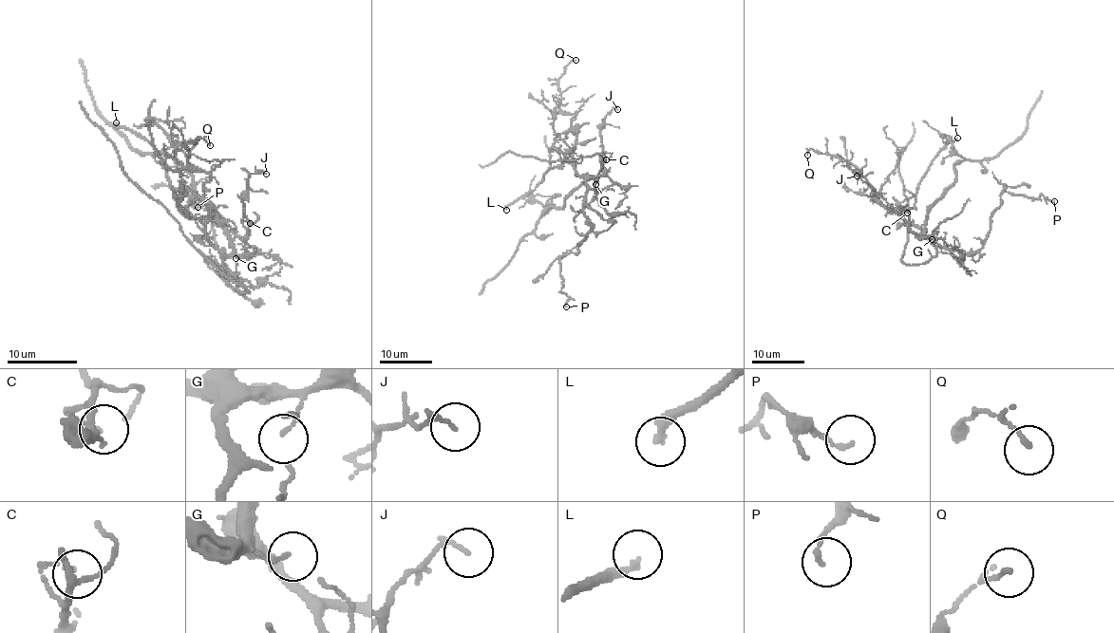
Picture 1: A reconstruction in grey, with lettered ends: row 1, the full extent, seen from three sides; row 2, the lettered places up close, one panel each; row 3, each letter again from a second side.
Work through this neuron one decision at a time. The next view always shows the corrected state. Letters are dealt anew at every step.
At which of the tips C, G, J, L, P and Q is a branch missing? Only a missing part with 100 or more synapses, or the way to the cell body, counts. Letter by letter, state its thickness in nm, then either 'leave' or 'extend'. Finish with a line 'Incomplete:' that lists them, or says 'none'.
C: 80 nm thick; leave
G: 110 nm thick; leave
J: 130 nm thick; leave
L: 260 nm thick; leave
P: 120 nm thick; leave
Q: 130 nm thick; leave
Incomplete: none

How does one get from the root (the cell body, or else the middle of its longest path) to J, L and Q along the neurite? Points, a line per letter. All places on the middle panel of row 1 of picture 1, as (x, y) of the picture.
J: (586, 181), (602, 174), (605, 153), (600, 129), (603, 119), (613, 108), (617, 109)
L: (586, 181), (575, 171), (572, 154), (561, 164), (552, 167), (533, 191), (513, 201), (506, 210)
Q: (586, 181), (575, 169), (575, 133), (572, 119), (575, 114), (565, 114), (560, 108), (558, 80), (575, 60)

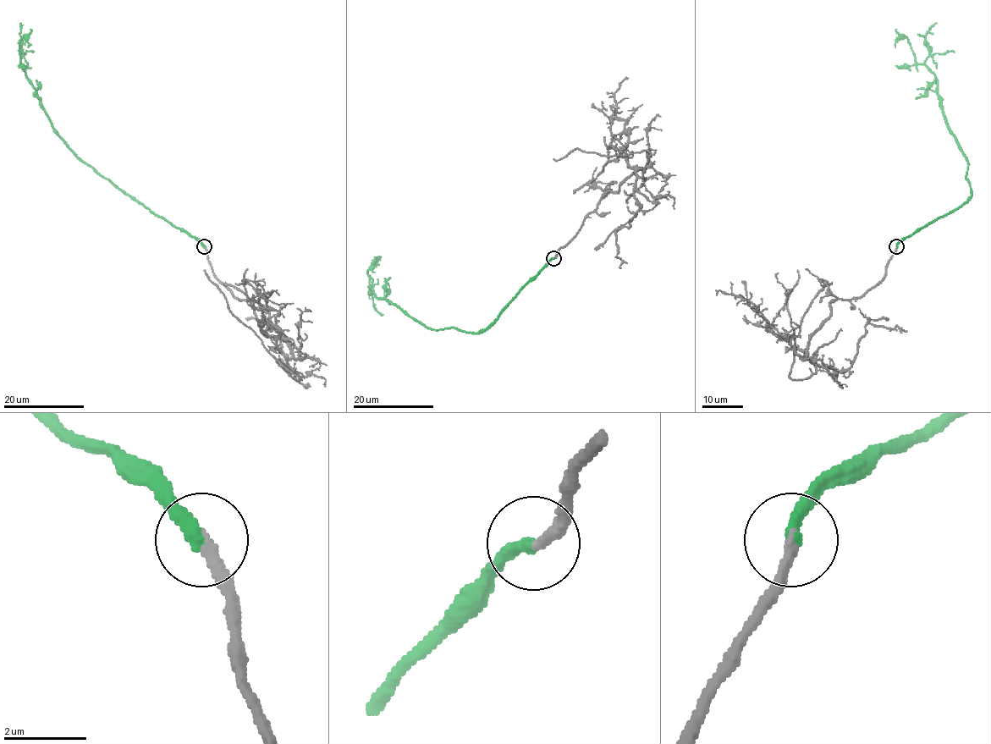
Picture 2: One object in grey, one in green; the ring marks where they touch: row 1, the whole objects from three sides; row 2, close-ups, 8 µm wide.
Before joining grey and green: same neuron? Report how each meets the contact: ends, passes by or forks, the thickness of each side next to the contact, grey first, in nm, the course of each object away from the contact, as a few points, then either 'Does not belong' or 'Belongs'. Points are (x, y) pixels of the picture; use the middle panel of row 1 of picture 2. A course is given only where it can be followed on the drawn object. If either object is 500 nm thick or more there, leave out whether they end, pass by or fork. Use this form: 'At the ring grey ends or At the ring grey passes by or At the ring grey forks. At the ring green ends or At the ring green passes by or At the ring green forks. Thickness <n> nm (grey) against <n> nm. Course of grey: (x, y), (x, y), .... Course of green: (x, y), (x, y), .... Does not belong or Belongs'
At the ring grey ends. At the ring green ends. Thickness 240 nm (grey) against 360 nm. Course of grey: (553, 258), (608, 191), (618, 191), (638, 168), (642, 177), (649, 155), (602, 156), (575, 149), (553, 159). Course of green: (553, 258), (478, 333), (456, 327), (431, 330), (386, 300), (379, 300), (369, 285), (368, 272), (377, 256). Belongs

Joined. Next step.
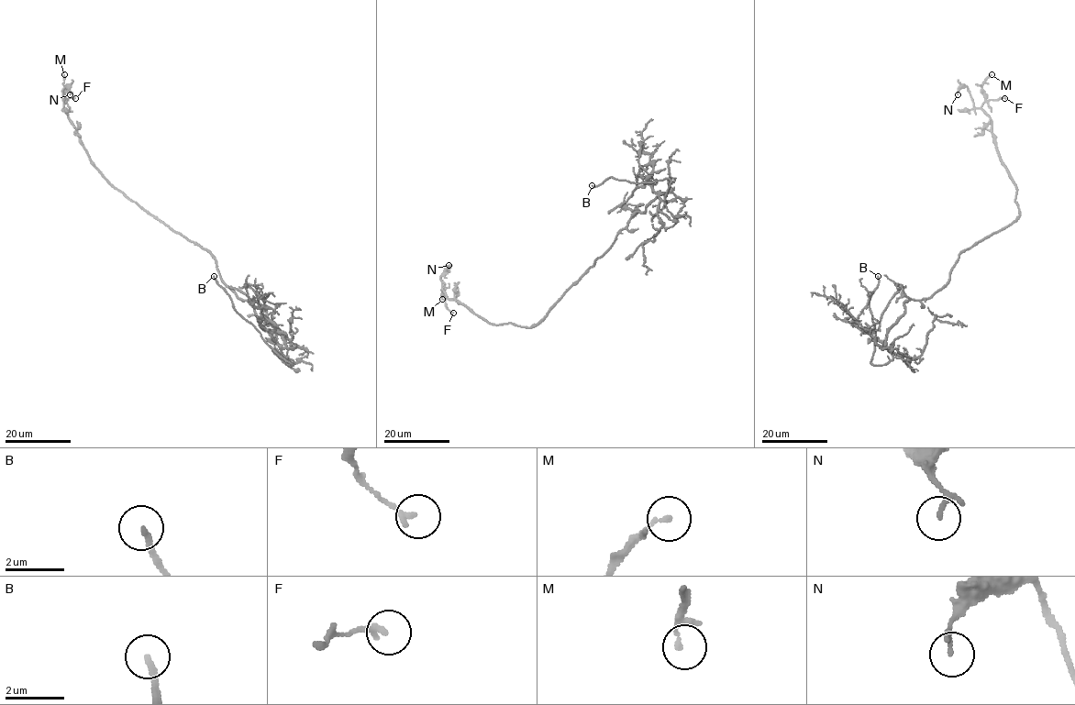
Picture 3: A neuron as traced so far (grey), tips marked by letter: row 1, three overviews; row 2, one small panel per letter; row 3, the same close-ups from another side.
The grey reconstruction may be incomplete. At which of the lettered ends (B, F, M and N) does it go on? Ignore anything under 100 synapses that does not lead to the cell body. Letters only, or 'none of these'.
B

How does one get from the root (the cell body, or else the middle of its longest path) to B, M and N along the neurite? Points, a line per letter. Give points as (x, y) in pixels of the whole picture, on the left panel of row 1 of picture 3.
B: (216, 266), (238, 298), (254, 300), (266, 311), (292, 366), (236, 311), (214, 276)
M: (216, 266), (209, 252), (128, 199), (94, 165), (64, 108), (64, 74)
N: (216, 266), (209, 252), (149, 214), (103, 175), (91, 159), (63, 108), (62, 90), (66, 86), (70, 94)

